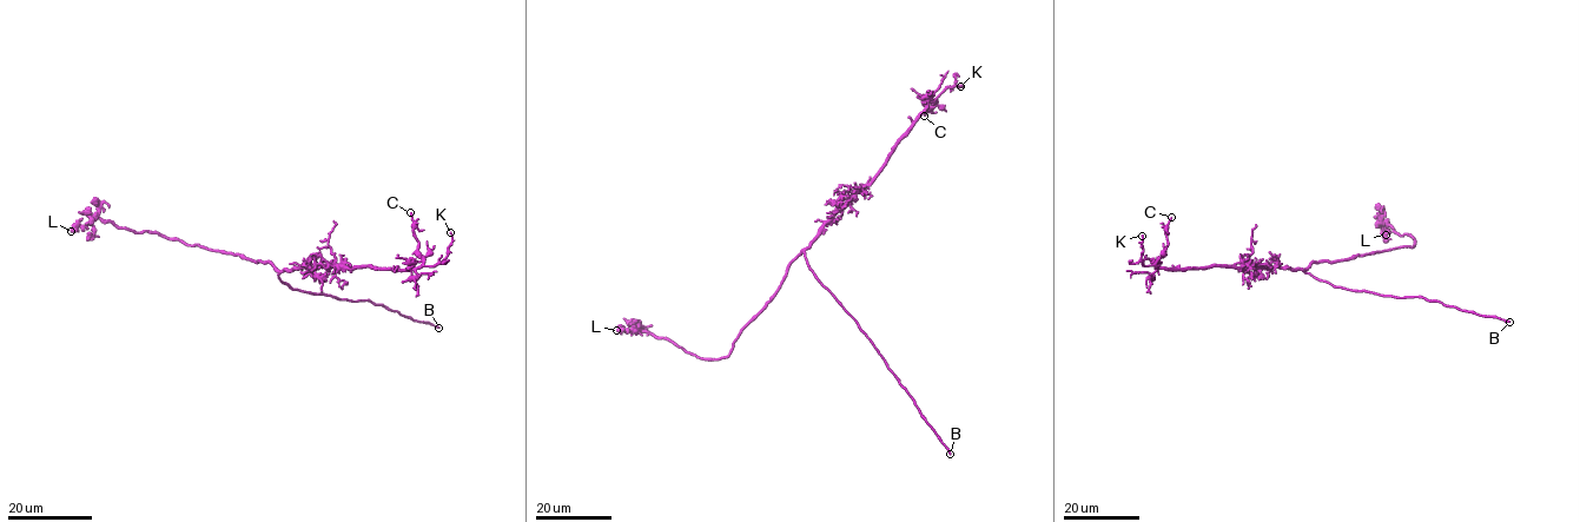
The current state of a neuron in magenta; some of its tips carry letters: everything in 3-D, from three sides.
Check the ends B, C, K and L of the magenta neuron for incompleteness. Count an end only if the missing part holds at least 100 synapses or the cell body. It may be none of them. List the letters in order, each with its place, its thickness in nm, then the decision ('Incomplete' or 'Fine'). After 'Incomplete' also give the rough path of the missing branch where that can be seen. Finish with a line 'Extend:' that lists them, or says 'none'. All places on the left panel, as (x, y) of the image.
B: Place: (438, 328). Thickness 140 nm. Incomplete. Course of what is missing: (438, 328), (445, 350)
C: Place: (410, 212). Thickness 120 nm. Fine
K: Place: (450, 232). Thickness 90 nm. Fine
L: Place: (71, 231). Thickness 440 nm. Fine
Extend: B

